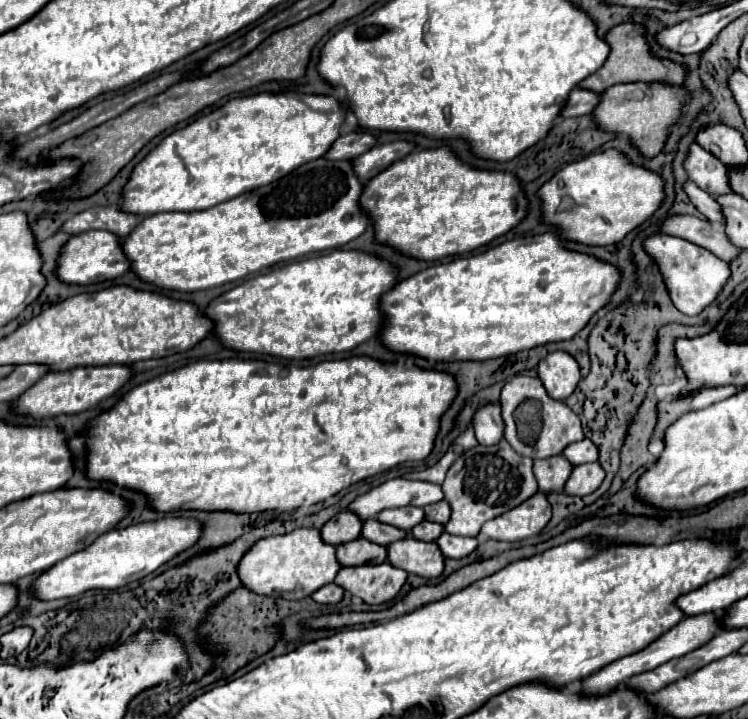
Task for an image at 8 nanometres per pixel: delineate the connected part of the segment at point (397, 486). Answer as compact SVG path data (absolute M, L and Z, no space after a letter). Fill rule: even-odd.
M388 479L382 485L370 489L368 493L360 495L356 501L350 503L348 509L358 513L362 521L376 517L384 509L392 507L404 507L404 505L416 505L426 507L430 503L442 501L442 487L436 483L424 483L424 481L410 481L410 479Z

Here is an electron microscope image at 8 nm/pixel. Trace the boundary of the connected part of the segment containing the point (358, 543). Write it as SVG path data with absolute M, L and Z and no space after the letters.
M358 537L356 541L348 541L336 547L336 557L344 567L350 565L378 565L384 563L388 557L388 547L372 543L364 537Z

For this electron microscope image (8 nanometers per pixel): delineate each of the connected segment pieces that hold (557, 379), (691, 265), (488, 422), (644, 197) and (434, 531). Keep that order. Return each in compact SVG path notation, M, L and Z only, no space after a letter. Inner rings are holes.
M554 351L540 361L538 377L552 399L566 401L580 383L580 367L572 355Z
M658 233L644 241L644 249L660 265L666 287L670 291L670 299L674 301L676 309L690 317L700 315L720 295L720 291L724 289L732 275L728 261L722 261L720 257L708 253L704 247L694 249L694 243L680 237Z
M486 405L474 415L474 431L480 445L496 445L504 439L500 405Z
M608 149L604 153L594 153L586 159L580 159L576 163L566 165L560 169L544 187L540 189L542 199L542 211L544 221L550 225L556 225L560 229L560 235L564 241L572 239L584 245L610 245L622 241L630 231L640 227L644 221L648 221L666 199L664 191L664 179L642 165L634 165L626 153L620 149Z
M422 521L412 529L412 537L420 541L436 541L442 533L444 533L444 525L432 521Z

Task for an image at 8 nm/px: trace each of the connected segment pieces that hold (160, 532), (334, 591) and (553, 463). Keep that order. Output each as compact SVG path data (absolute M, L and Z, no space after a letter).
M162 517L156 521L146 521L138 525L128 525L122 529L108 531L100 535L84 551L76 551L62 559L48 571L44 571L34 583L38 599L62 599L74 597L88 589L118 589L132 581L138 581L154 573L164 563L172 561L182 551L198 543L204 533L204 525L192 517Z
M330 583L322 589L318 589L316 593L312 593L312 599L320 605L332 605L332 603L340 603L344 597L344 589L338 587L336 583Z
M564 455L534 461L534 475L538 479L538 489L544 491L546 495L552 491L562 491L570 473L572 465L568 463L568 459L564 459Z

